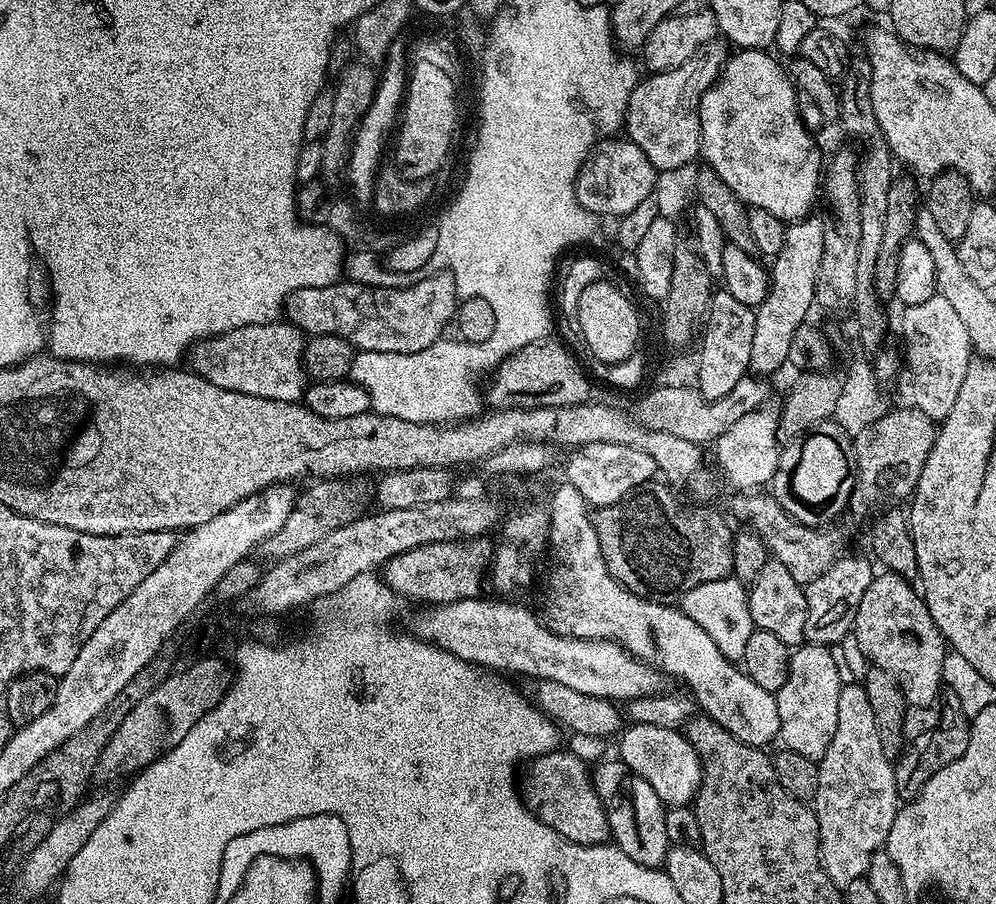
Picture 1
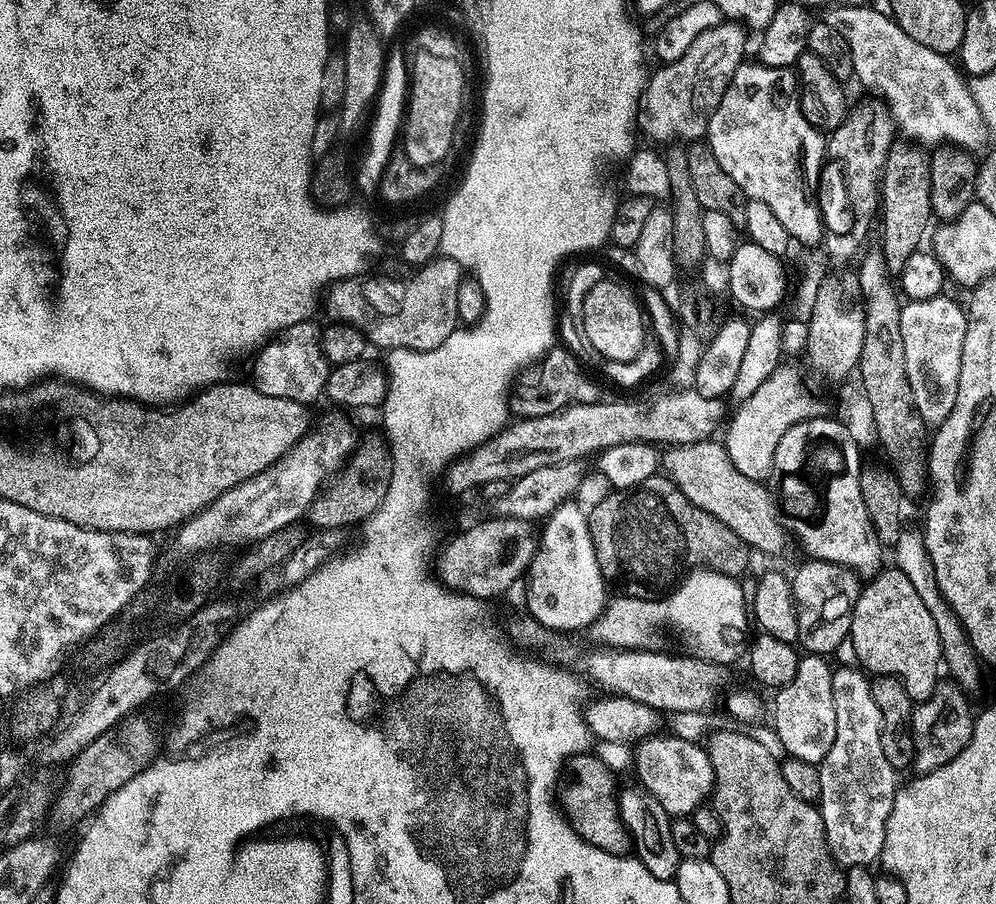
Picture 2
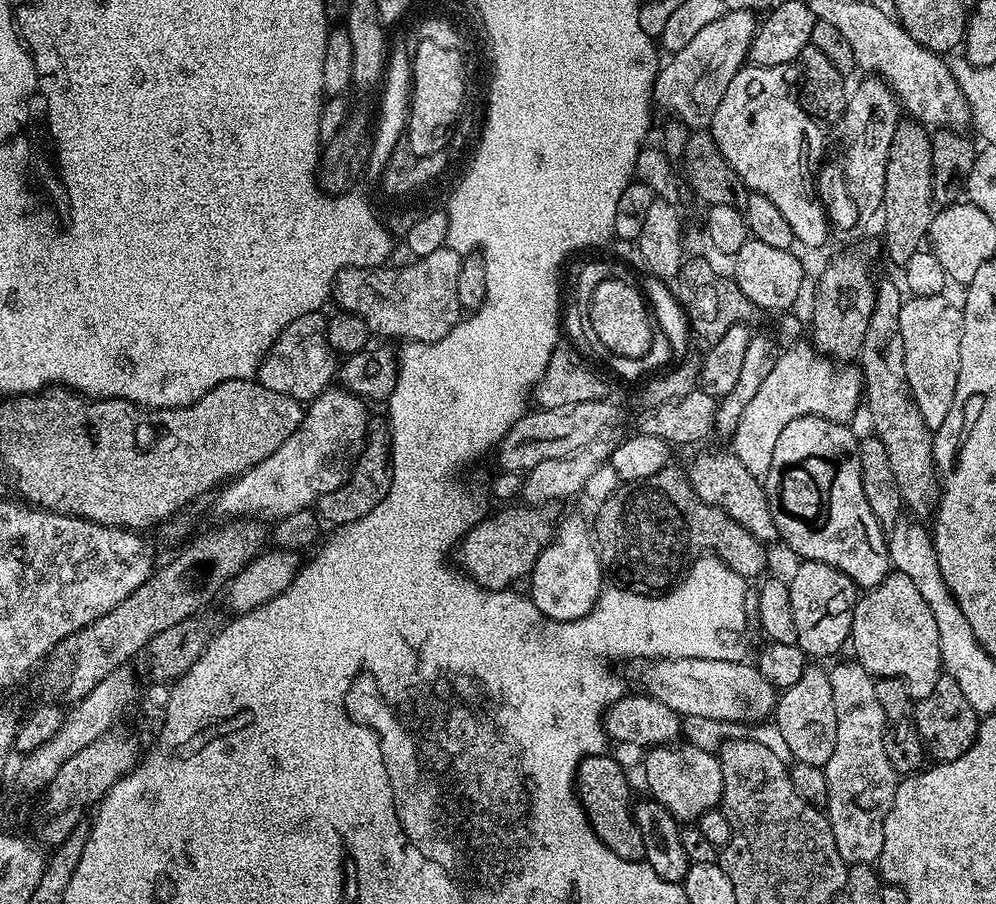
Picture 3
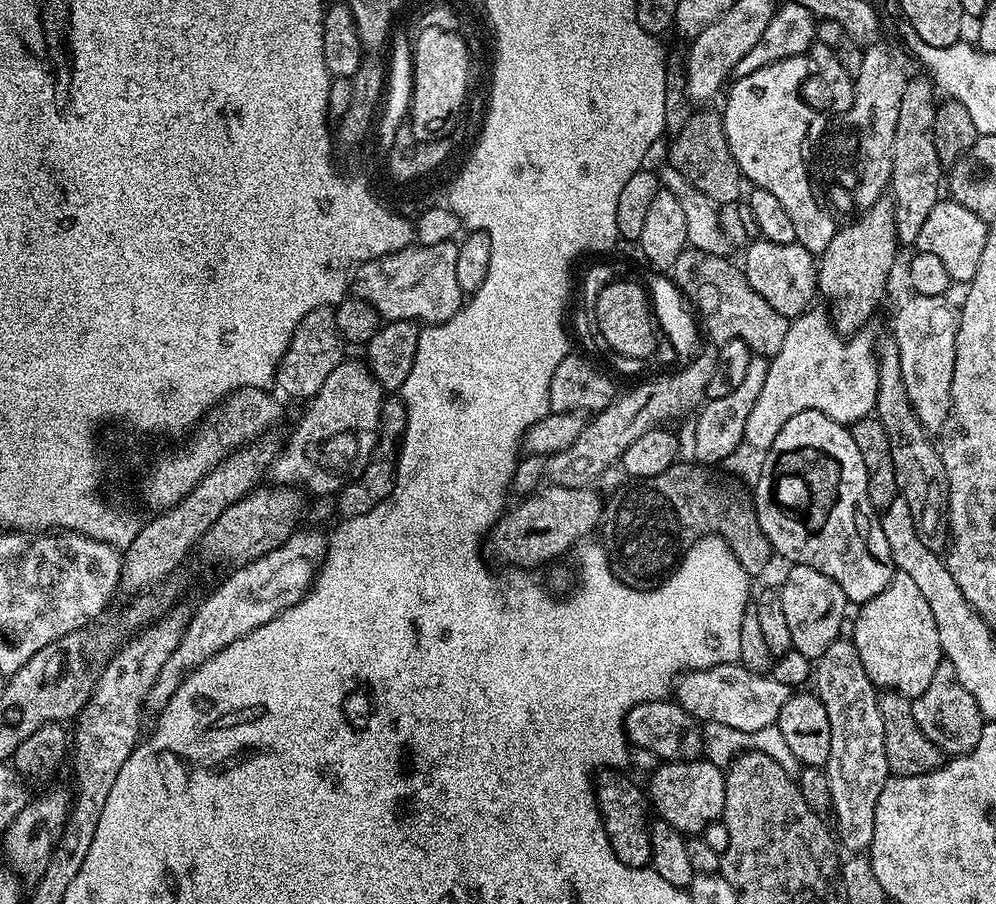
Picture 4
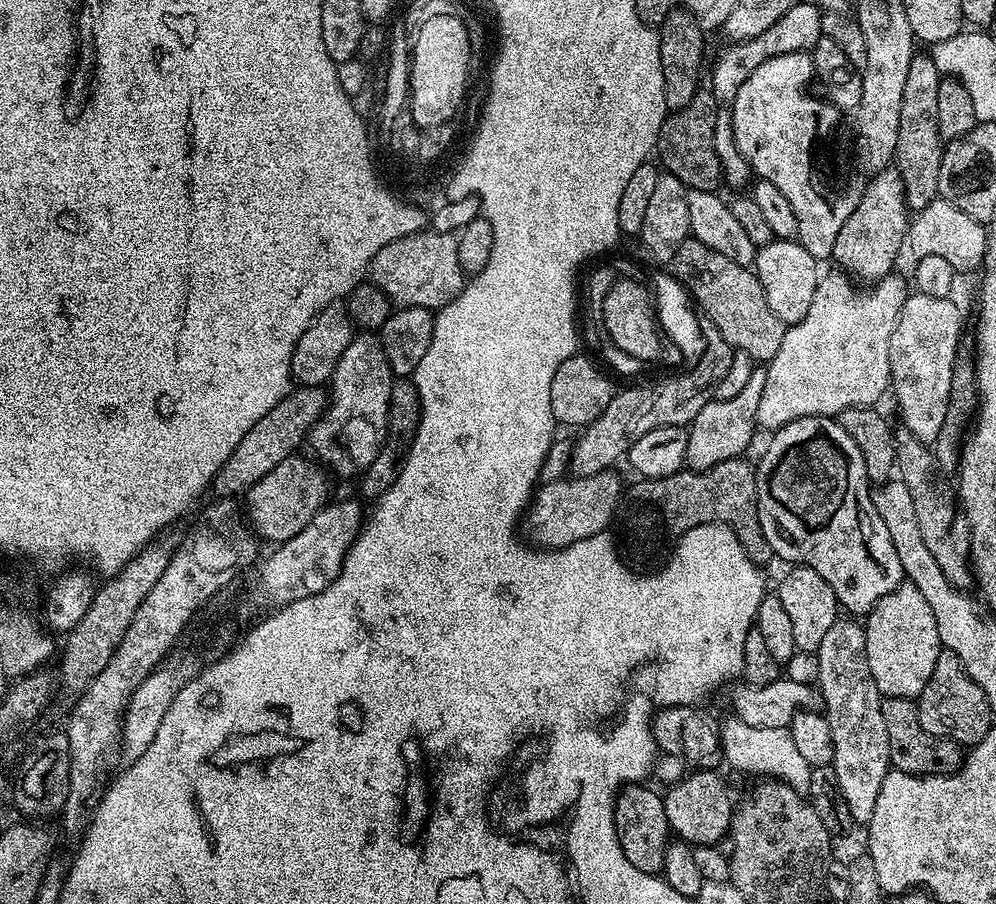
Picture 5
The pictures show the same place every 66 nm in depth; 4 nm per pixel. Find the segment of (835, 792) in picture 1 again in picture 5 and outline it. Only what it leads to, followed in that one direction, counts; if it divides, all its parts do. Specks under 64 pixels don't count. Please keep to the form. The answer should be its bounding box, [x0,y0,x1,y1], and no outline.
[816,618,892,826]

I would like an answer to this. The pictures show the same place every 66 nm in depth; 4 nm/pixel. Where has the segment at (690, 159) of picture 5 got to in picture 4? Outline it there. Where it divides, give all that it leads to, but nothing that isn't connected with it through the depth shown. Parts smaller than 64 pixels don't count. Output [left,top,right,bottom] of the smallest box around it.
[667,106,742,206]

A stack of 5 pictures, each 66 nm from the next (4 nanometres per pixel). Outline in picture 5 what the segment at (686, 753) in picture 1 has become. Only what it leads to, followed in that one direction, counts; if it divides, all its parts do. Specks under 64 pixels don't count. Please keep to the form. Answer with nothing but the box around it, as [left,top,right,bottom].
[663,770,734,845]

